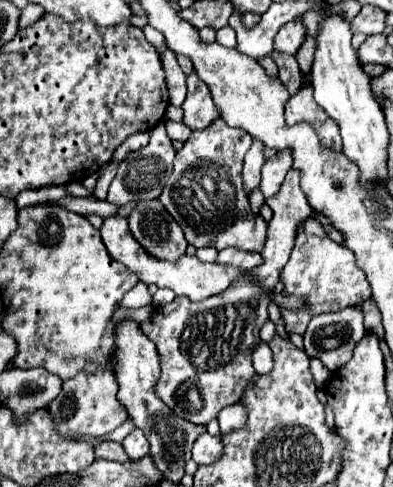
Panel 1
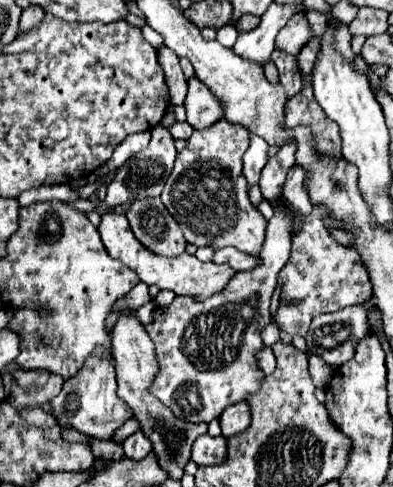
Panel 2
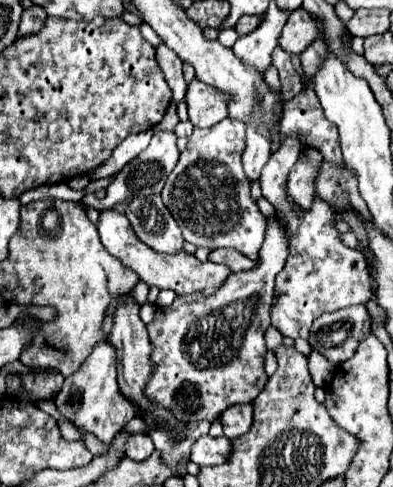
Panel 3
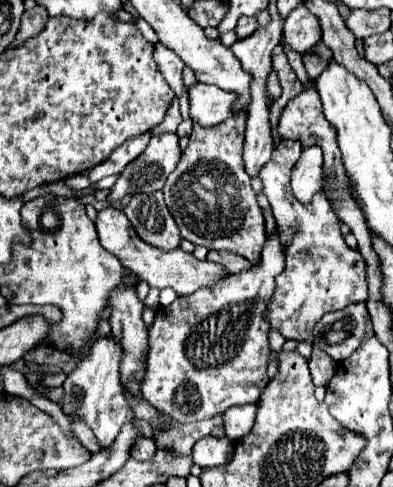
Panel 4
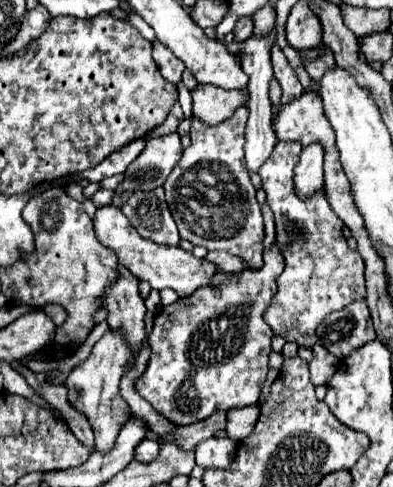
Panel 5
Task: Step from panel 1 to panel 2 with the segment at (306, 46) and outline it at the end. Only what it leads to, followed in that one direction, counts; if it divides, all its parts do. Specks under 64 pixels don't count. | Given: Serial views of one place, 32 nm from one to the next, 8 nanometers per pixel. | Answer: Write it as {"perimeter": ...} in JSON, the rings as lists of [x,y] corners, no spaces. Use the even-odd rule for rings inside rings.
{"perimeter":[[[316,34],[298,54],[298,66],[300,66],[304,76],[310,76],[314,72],[314,64],[316,64],[318,52],[320,52],[320,36]]]}

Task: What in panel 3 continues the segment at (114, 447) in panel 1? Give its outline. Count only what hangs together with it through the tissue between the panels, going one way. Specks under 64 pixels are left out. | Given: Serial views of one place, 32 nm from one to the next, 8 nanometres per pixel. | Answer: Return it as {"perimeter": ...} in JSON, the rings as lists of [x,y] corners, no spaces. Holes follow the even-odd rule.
{"perimeter":[[[76,426],[76,430],[78,430],[78,434],[80,434],[82,442],[86,444],[86,448],[88,448],[94,456],[98,456],[98,454],[102,454],[102,452],[108,452],[108,448],[110,448],[110,446],[102,444],[94,434],[90,434],[88,430],[84,430],[84,428],[80,428],[80,426]]]}

